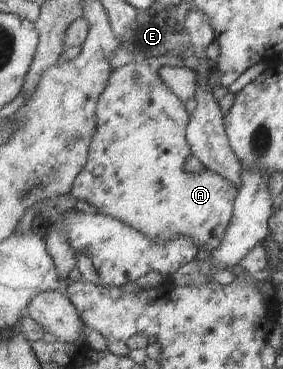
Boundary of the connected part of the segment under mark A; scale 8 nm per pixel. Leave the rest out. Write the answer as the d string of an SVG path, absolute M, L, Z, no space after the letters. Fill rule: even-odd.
M167 55L151 60L136 59L130 65L123 65L113 71L108 82L108 87L101 95L98 106L98 126L90 146L89 162L85 164L85 168L83 168L81 174L77 176L70 194L77 198L77 200L83 200L87 202L87 204L91 204L96 212L121 220L122 222L125 222L125 224L129 224L132 228L137 228L140 232L147 234L153 242L167 242L167 240L175 239L177 236L183 234L183 236L189 236L191 240L195 240L195 244L197 244L197 246L203 251L209 252L211 250L217 250L217 248L221 246L221 242L225 239L225 234L227 233L229 226L232 224L238 190L233 184L229 184L229 181L219 176L217 172L205 168L203 172L193 174L185 170L185 160L187 160L189 156L194 156L187 136L188 125L192 120L192 116L187 112L185 102L183 102L183 100L181 100L181 98L179 98L169 86L162 82L162 79L160 78L160 70L165 66L185 67L185 62L183 62L181 57Z

